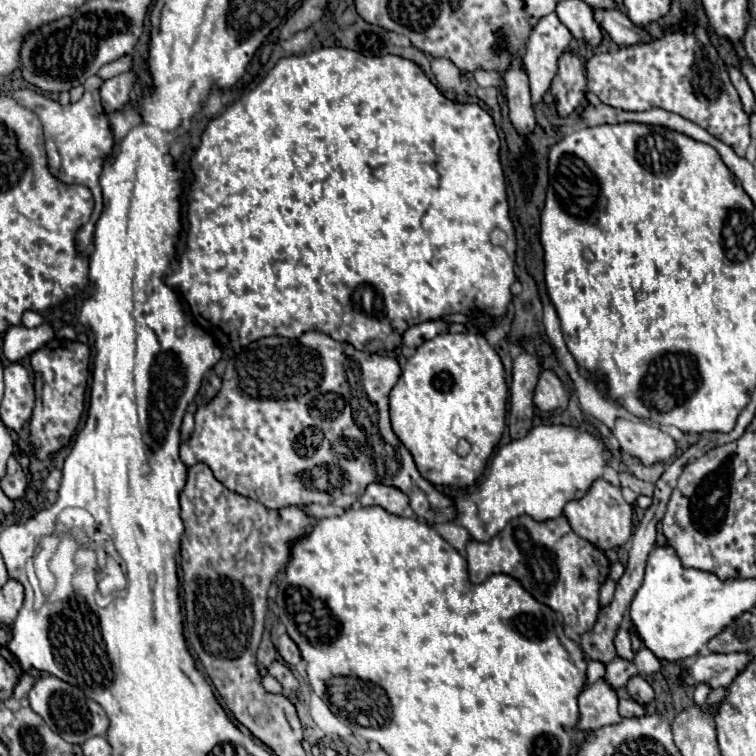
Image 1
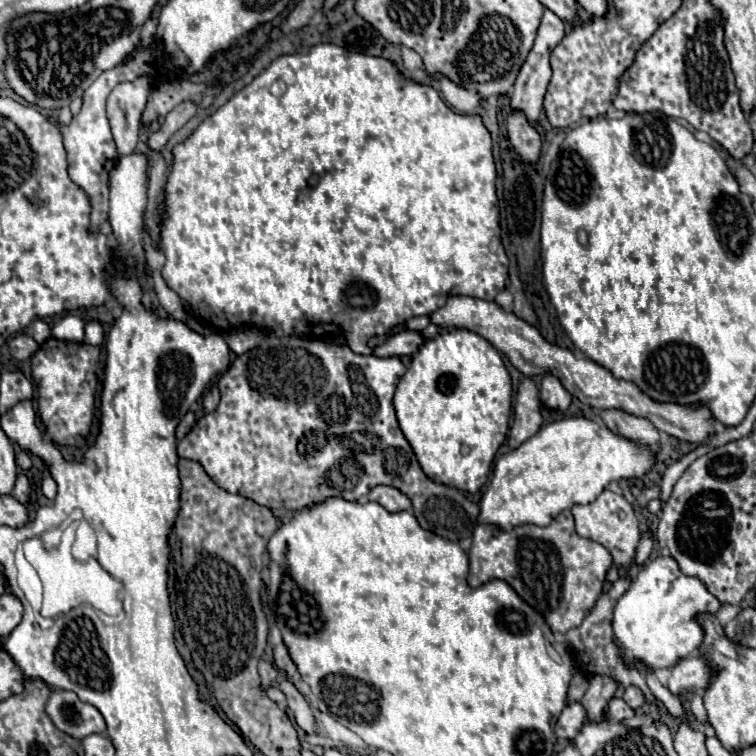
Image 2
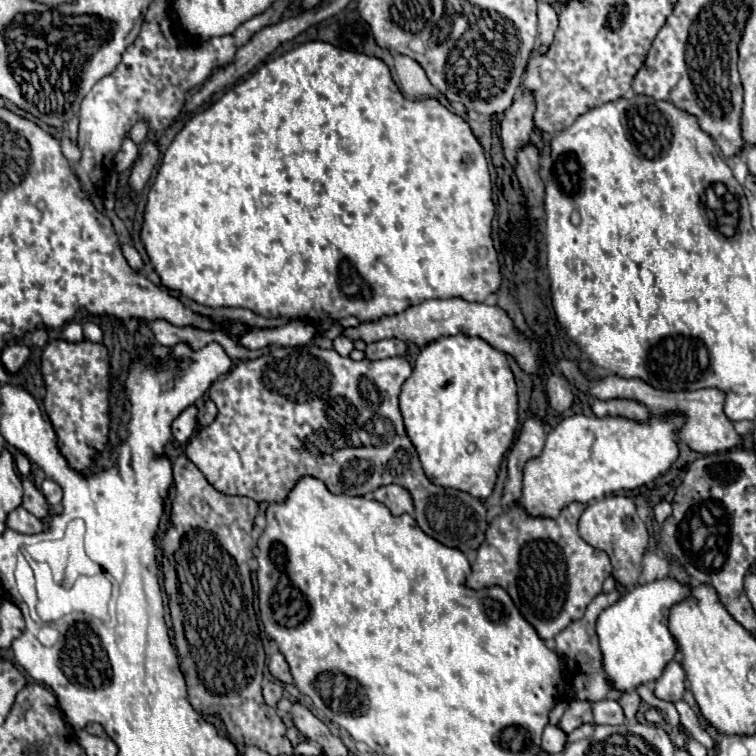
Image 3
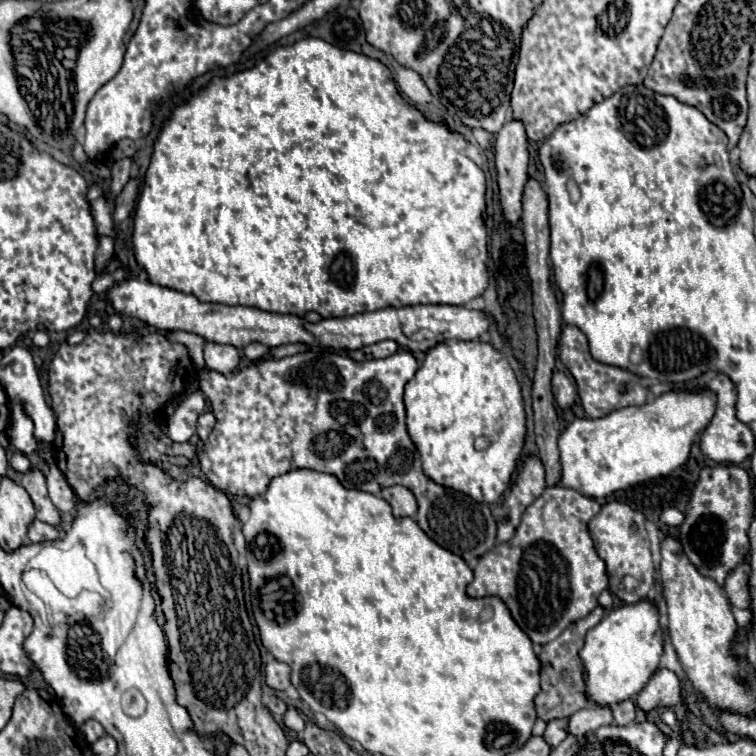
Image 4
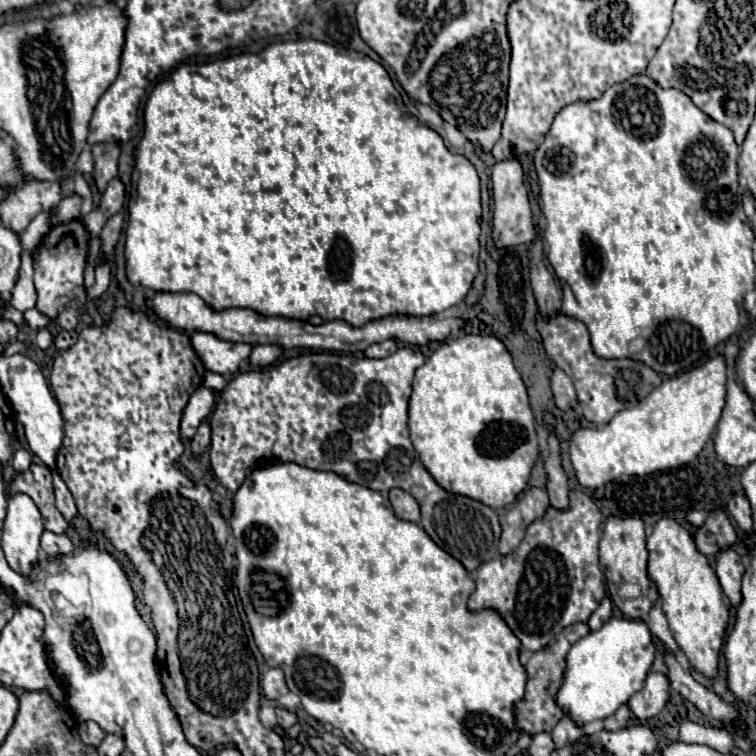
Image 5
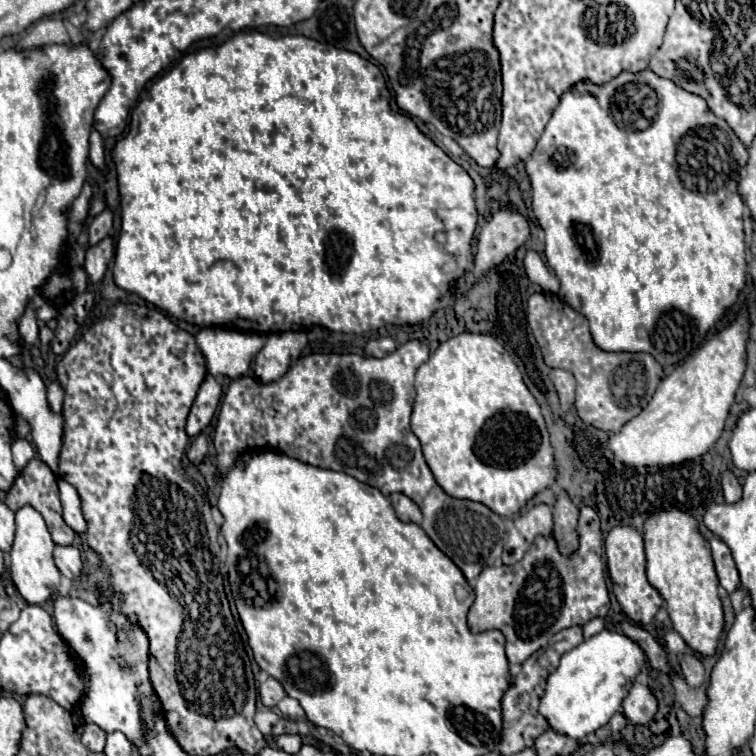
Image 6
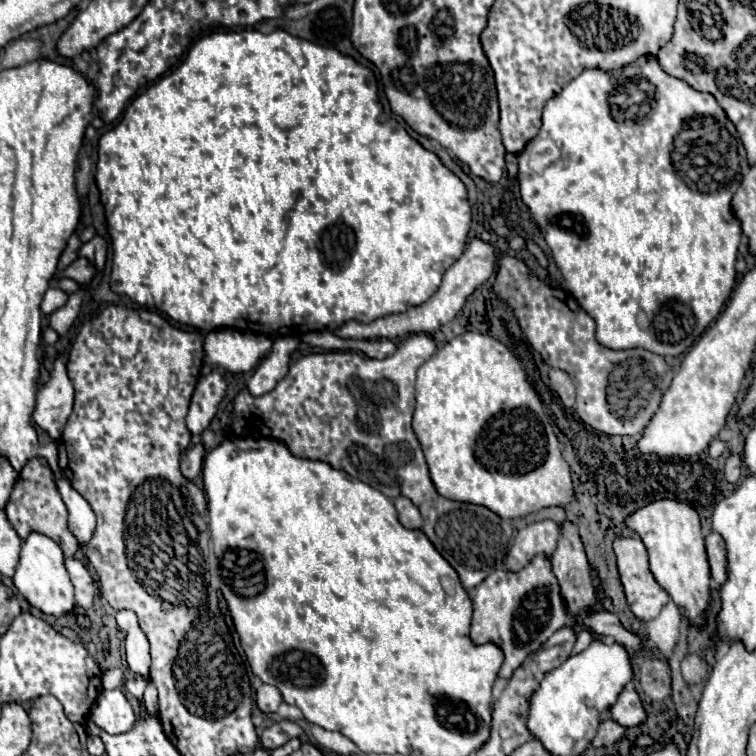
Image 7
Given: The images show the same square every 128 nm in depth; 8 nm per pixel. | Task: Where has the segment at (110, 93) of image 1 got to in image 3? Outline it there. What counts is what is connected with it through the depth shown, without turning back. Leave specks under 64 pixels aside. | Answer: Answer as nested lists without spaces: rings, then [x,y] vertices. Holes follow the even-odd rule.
[[[124,136],[122,148],[120,148],[120,152],[116,154],[116,158],[114,158],[116,170],[118,170],[118,172],[124,172],[126,168],[130,168],[130,166],[134,164],[136,158],[138,158],[138,144],[136,144],[130,136]]]

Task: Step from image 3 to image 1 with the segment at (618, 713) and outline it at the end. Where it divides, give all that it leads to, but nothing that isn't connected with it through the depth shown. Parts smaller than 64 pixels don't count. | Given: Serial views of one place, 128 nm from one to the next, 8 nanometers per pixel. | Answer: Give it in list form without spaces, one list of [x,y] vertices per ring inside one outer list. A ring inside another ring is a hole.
[[[632,698],[620,700],[620,716],[624,716],[624,718],[634,718],[634,716],[644,716],[644,714],[646,714],[644,706],[638,704],[638,702],[634,702]]]

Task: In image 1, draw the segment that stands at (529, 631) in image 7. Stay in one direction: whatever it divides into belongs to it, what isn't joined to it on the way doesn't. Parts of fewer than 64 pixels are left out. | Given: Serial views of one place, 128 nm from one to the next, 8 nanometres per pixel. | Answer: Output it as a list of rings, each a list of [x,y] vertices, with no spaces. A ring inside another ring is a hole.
[[[518,516],[492,540],[468,542],[466,560],[472,584],[480,584],[488,576],[504,572],[516,578],[538,602],[562,614],[564,622],[576,634],[586,634],[596,624],[600,612],[598,590],[606,580],[610,564],[602,550],[574,534],[564,516],[544,522],[532,520],[530,516]]]

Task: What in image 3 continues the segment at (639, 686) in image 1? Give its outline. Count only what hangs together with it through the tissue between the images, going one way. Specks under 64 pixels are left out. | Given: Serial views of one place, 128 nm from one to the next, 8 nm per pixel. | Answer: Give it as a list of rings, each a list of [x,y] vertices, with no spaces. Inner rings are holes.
[[[632,690],[632,692],[624,692],[618,702],[620,702],[620,706],[624,708],[626,718],[634,718],[634,716],[636,716],[638,706],[640,706],[640,696],[638,696],[634,690]]]

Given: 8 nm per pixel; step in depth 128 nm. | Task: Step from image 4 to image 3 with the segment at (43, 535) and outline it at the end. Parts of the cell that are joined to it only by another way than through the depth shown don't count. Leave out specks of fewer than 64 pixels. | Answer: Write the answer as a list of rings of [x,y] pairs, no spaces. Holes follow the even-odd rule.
[[[14,508],[8,516],[6,516],[6,526],[16,530],[16,532],[22,532],[22,534],[36,534],[36,532],[42,532],[44,530],[44,524],[42,520],[38,520],[34,514],[30,514],[26,508]]]

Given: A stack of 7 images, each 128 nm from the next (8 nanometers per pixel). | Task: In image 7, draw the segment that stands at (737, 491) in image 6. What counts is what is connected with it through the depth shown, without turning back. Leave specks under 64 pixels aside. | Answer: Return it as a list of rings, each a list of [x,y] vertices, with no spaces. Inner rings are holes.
[[[732,454],[728,460],[726,460],[726,466],[724,466],[724,478],[728,480],[728,482],[738,482],[738,478],[740,478],[740,458],[736,456],[736,454]]]

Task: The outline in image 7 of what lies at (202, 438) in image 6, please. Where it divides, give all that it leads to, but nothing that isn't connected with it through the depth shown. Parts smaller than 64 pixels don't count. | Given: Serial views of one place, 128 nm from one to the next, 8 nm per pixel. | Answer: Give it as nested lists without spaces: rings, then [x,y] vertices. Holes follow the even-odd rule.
[[[196,444],[196,446],[192,446],[186,454],[184,454],[184,458],[182,458],[182,462],[180,462],[180,468],[182,468],[182,474],[188,478],[188,480],[194,480],[200,472],[202,472],[202,462],[204,462],[204,446],[202,444]]]

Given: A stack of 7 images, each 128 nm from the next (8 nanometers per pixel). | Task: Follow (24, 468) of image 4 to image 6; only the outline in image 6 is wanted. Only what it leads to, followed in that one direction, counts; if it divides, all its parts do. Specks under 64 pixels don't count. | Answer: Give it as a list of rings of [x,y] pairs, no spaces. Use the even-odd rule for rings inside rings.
[[[16,438],[14,444],[12,444],[12,456],[14,456],[14,466],[18,470],[22,470],[28,464],[28,460],[34,458],[34,448],[32,448],[30,442],[26,442],[22,438]]]

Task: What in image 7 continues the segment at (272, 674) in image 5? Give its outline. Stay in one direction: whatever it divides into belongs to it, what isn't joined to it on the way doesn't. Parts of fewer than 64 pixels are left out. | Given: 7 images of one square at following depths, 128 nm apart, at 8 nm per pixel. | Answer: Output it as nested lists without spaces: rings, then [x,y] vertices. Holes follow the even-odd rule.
[[[262,684],[258,690],[256,690],[256,706],[262,710],[262,712],[276,712],[278,706],[282,702],[282,694],[276,686],[270,686],[270,684]]]

